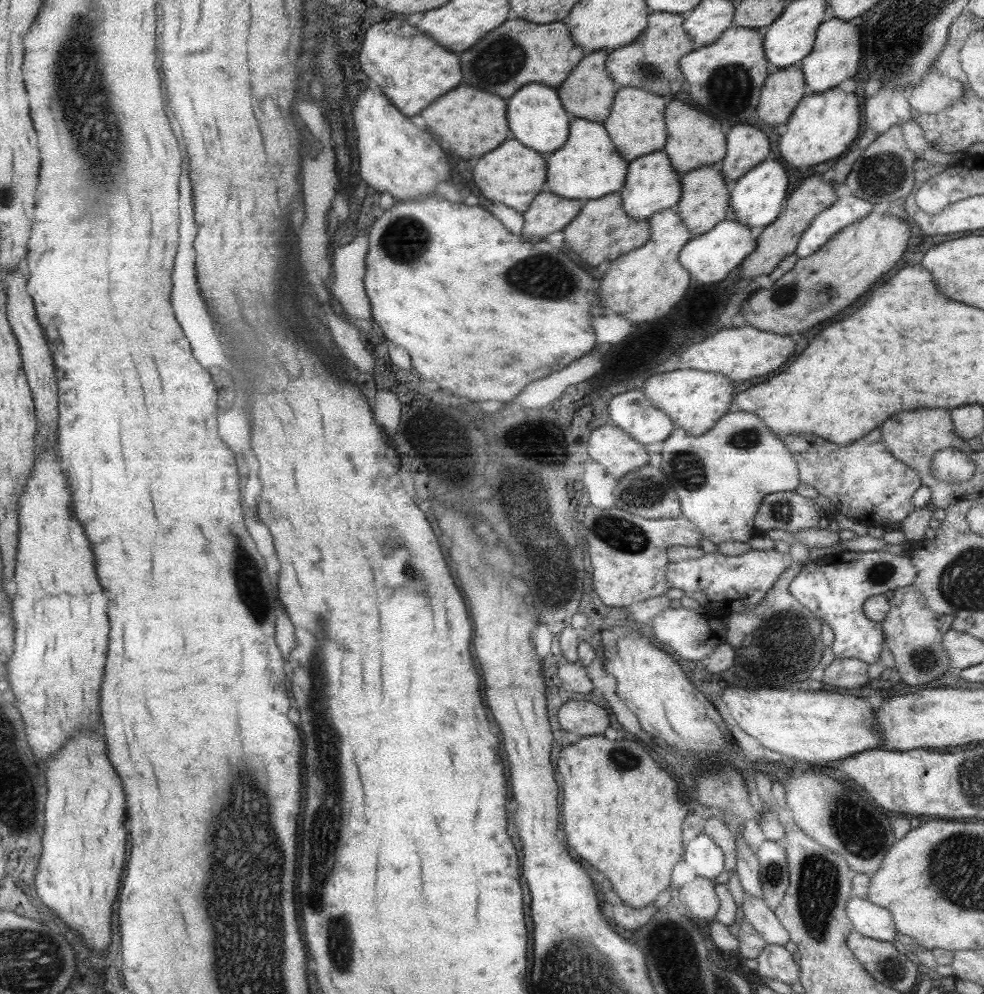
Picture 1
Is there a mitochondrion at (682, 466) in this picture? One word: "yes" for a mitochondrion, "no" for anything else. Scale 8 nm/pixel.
yes

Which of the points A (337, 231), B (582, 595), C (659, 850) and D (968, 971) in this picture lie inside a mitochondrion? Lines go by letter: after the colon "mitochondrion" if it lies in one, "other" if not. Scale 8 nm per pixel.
A: other
B: other
C: other
D: other

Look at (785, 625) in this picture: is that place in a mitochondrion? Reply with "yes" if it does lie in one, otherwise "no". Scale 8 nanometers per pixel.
yes

